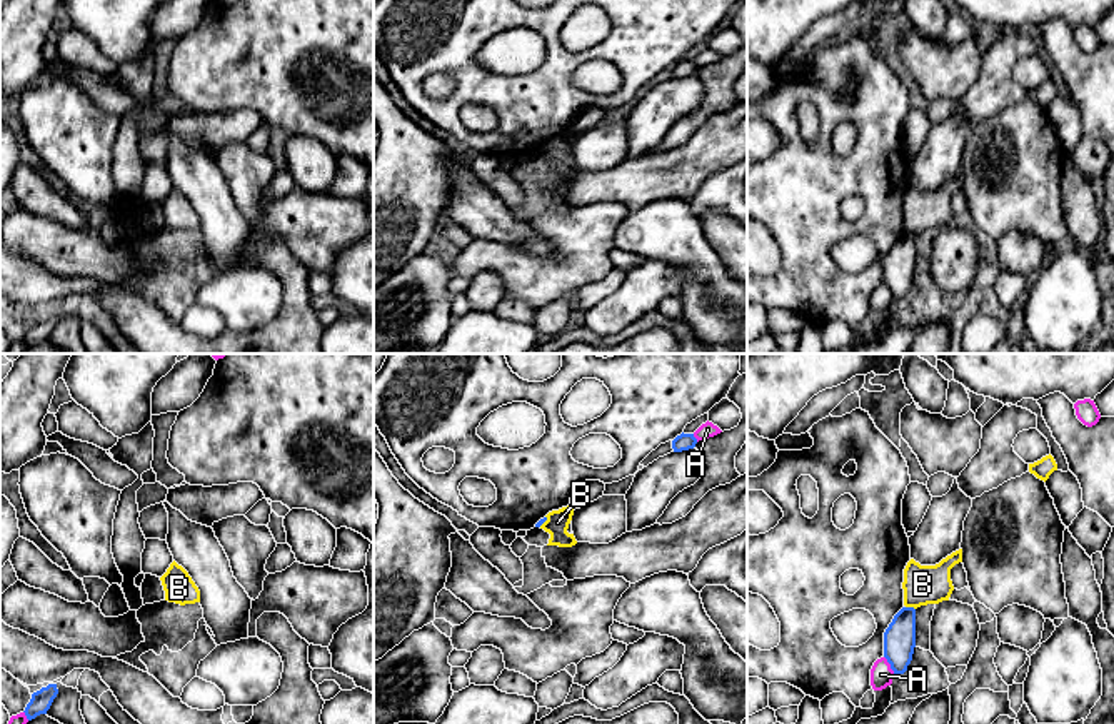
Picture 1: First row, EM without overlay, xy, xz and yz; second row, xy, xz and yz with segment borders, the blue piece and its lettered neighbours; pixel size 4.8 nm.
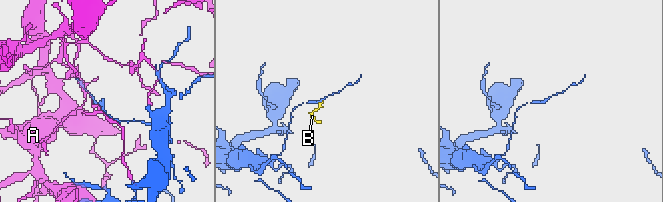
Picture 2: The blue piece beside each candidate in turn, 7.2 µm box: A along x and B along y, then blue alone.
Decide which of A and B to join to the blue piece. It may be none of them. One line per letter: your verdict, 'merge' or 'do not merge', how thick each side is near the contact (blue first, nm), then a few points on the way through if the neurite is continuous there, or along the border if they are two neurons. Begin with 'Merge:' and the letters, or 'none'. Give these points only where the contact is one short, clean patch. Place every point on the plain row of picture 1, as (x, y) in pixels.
Merge: none
A: do not merge; 160 nm thick on the blue side, 110 nm on the other
B: do not merge; 160 nm thick on the blue side, 190 nm on the other; border along yz (906, 232), (914, 236)

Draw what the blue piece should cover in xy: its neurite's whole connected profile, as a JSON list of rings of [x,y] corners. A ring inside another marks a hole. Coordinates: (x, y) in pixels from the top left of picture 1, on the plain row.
[[[48,310],[47,314],[42,314],[40,317],[33,319],[30,329],[23,337],[27,345],[32,347],[40,340],[47,340],[57,320],[57,310]]]

